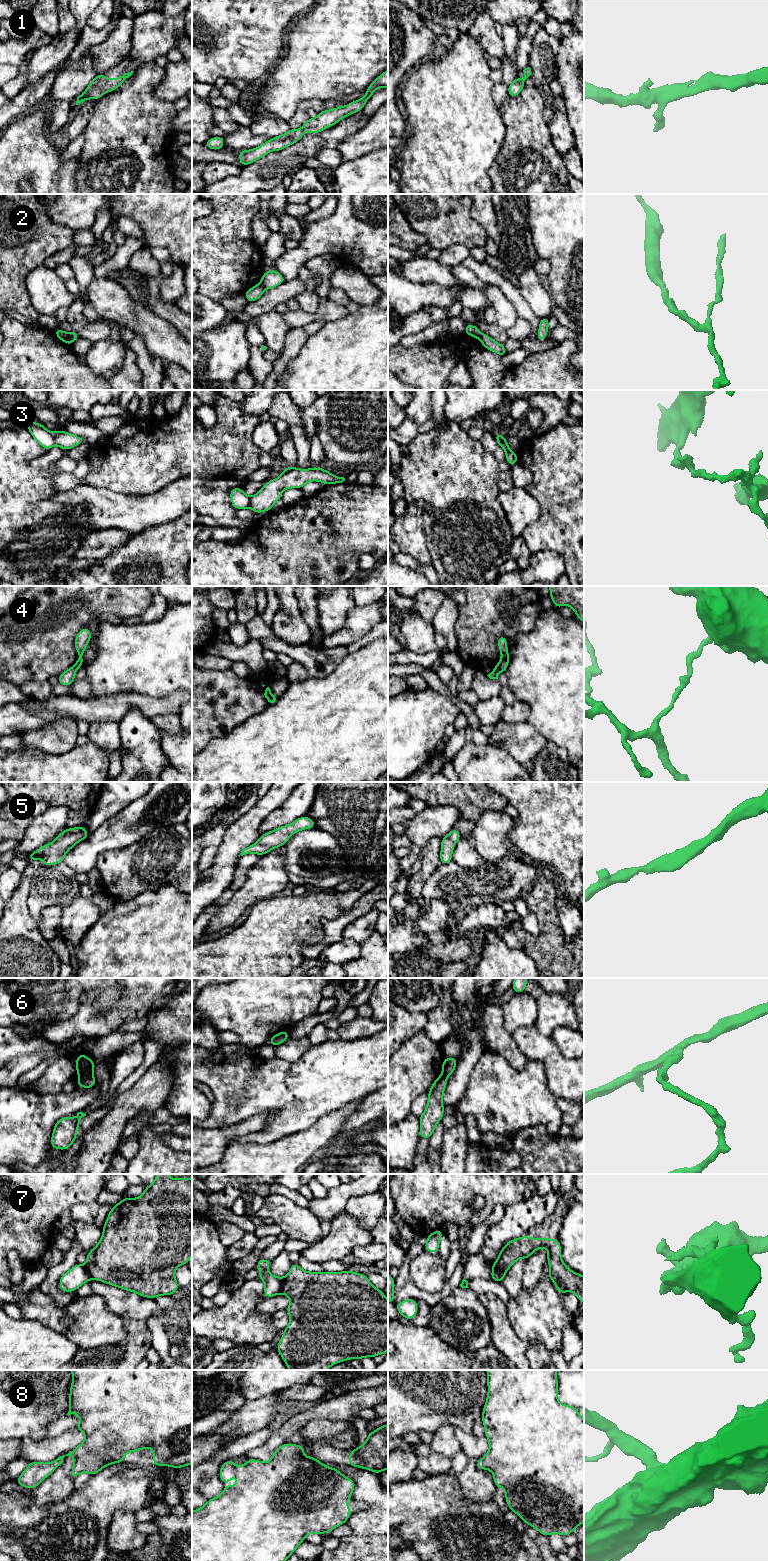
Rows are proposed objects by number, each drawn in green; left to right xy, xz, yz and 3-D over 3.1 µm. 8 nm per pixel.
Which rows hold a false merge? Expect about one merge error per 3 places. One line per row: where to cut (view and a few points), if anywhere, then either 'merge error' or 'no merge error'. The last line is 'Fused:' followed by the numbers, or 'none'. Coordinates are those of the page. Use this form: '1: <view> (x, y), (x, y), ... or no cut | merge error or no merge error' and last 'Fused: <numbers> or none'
1: no cut | no merge error
2: xy (67, 333), (72, 341) | merge error
3: xy (53, 432), (55, 443) | merge error
4: xz (271, 694), (267, 699) | merge error
5: no cut | no merge error
6: xy (92, 1074), (79, 1078) | merge error
7: xz (284, 1278), (279, 1292) | merge error
8: no cut | no merge error
Fused: 2, 3, 4, 6, 7

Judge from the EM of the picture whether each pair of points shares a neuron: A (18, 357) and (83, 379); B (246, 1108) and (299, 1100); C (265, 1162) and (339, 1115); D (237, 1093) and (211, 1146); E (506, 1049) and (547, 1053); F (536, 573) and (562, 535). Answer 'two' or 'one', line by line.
A: one
B: one
C: one
D: two
E: two
F: two

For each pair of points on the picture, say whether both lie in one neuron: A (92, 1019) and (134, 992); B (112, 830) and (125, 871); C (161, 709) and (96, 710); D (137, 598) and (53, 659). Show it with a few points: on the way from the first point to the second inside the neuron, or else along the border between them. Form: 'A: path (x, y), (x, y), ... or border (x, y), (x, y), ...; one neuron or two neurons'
A: path (103, 1019), (110, 1019), (126, 1003); one neuron
B: border (140, 840), (119, 849), (103, 851), (97, 860); two neurons
C: path (145, 703), (140, 701), (124, 701), (112, 707); one neuron
D: path (112, 598), (97, 598), (61, 634); one neuron

